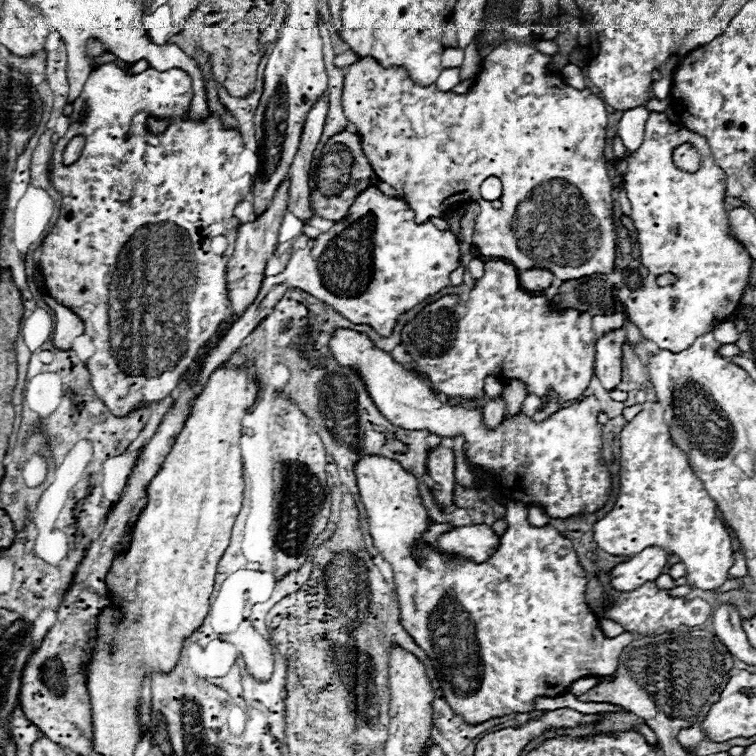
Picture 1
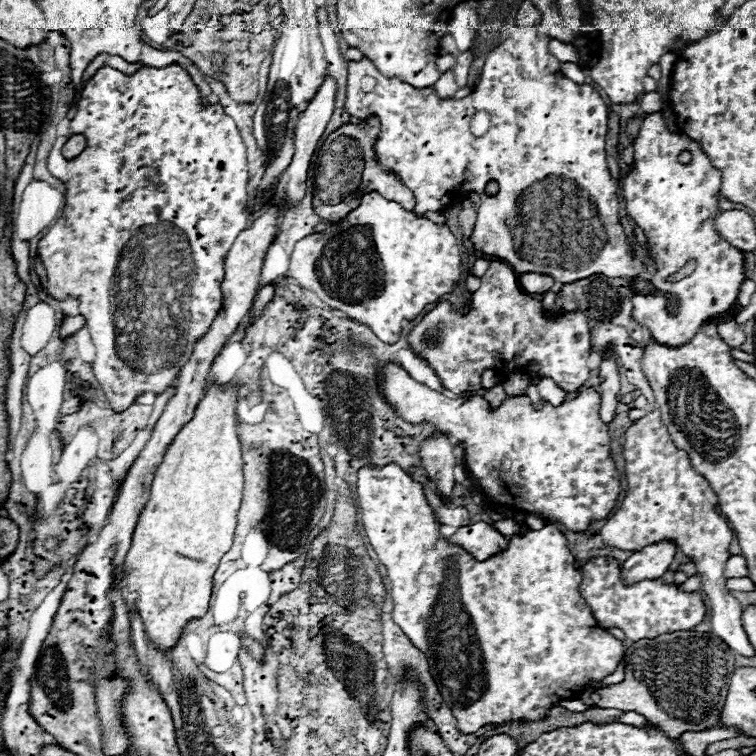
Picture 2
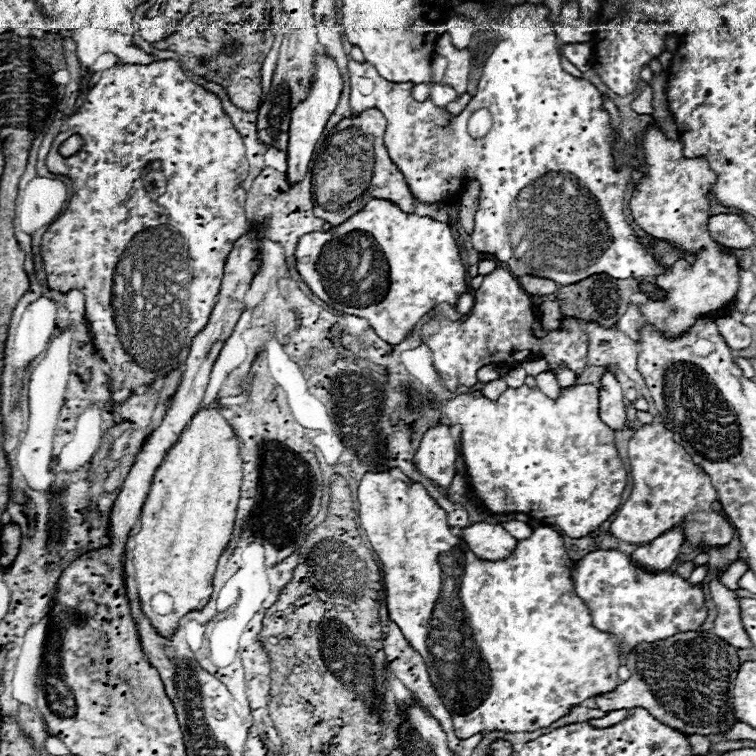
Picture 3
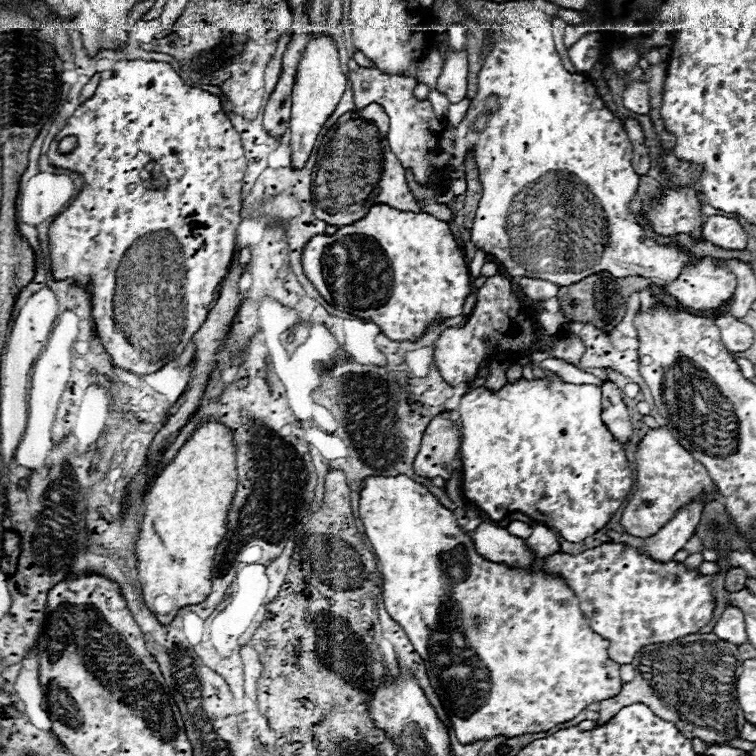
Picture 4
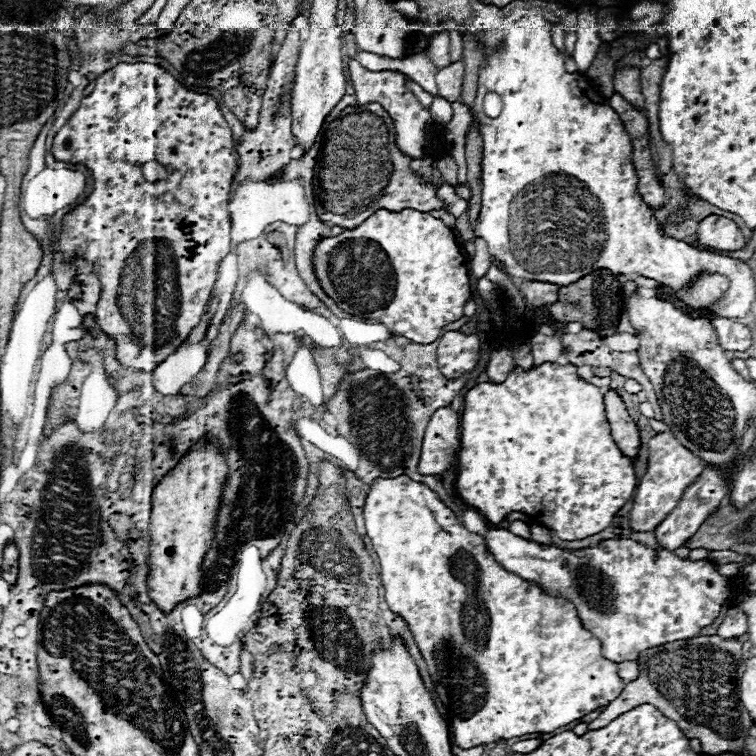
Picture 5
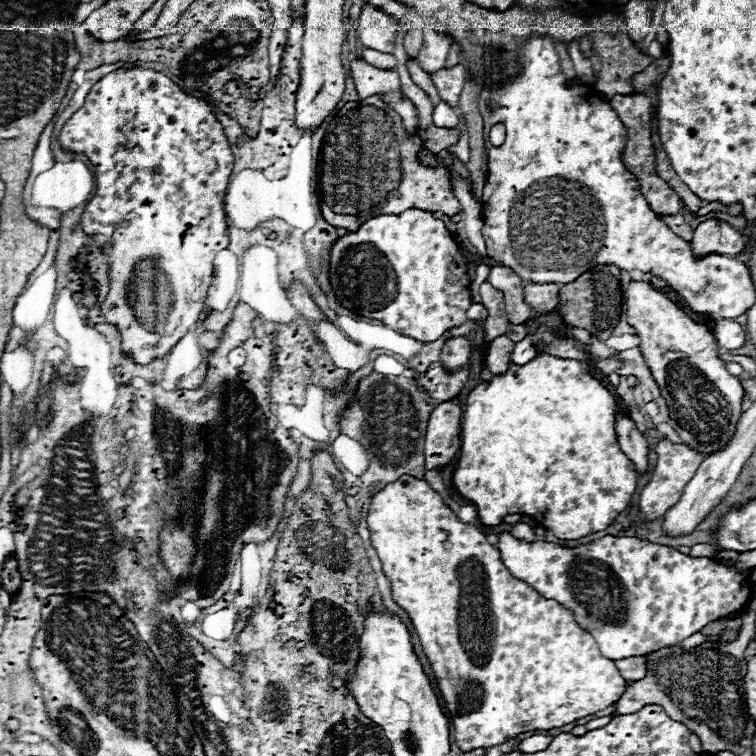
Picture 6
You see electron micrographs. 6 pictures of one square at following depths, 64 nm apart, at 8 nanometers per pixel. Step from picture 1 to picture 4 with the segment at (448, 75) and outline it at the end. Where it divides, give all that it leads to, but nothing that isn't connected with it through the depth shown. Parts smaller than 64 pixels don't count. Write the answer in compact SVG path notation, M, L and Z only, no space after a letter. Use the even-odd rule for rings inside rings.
M430 90L428 100L432 102L434 112L436 112L440 118L446 118L446 114L448 114L446 110L448 110L448 106L450 106L450 102L448 102L446 94L442 94L442 92L438 92L438 90Z

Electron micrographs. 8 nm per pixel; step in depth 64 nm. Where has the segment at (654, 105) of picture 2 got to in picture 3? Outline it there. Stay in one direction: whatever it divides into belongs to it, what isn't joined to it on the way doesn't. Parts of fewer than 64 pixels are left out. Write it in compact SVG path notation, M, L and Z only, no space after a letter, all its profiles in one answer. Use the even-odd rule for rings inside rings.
M644 86L644 88L640 90L640 94L634 98L634 102L632 102L632 110L638 112L638 114L652 114L652 112L654 112L652 96L654 96L654 92L652 92L651 86Z

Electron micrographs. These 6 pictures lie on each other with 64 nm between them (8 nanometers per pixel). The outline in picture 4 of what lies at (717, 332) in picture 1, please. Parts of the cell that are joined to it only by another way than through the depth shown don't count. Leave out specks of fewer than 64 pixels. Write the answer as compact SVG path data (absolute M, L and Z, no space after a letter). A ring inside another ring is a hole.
M720 316L716 318L716 326L720 328L720 336L724 340L724 346L730 352L744 352L752 346L752 328L744 322L740 322L734 316Z

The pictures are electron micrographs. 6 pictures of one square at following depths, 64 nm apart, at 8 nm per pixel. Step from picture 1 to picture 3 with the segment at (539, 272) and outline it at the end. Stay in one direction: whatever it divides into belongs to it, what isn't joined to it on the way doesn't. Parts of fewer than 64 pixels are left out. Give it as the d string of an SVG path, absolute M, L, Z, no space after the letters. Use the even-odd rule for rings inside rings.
M522 276L518 278L520 286L524 288L524 292L528 294L536 294L536 296L548 296L556 292L556 284L548 278L538 278L538 276Z

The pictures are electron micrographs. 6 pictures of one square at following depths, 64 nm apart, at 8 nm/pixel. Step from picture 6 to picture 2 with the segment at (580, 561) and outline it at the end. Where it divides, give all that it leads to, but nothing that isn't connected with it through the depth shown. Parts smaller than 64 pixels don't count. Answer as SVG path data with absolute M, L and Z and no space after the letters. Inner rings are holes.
M474 522L458 528L452 536L448 536L448 542L462 546L478 562L492 558L508 546L508 538L486 522ZM592 558L582 566L582 596L590 606L600 628L618 626L626 632L626 638L636 642L642 638L656 638L660 634L676 630L692 630L706 618L706 604L696 592L680 592L676 584L668 586L658 580L642 580L634 586L622 586L620 564L612 558Z

